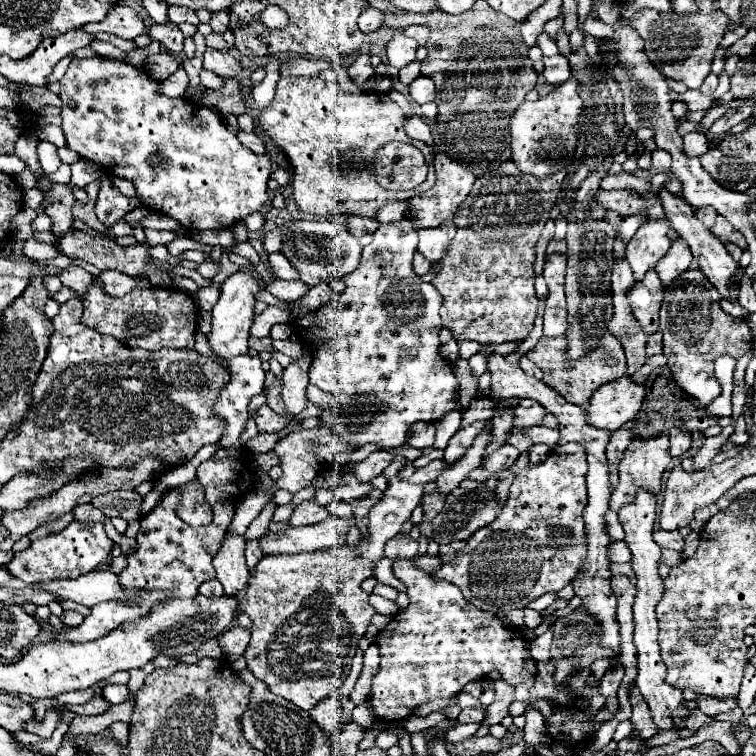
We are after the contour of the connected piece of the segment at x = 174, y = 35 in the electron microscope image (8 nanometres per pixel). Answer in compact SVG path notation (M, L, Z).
M167 22L163 26L153 24L146 32L151 38L157 38L161 44L165 44L165 48L171 52L179 53L183 50L185 36L173 22Z

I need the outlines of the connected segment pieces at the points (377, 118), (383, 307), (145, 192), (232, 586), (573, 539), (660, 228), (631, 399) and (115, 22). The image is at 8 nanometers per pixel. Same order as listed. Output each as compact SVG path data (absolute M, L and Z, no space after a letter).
M281 76L277 82L275 98L259 114L261 126L275 138L293 168L293 198L301 212L307 212L315 218L337 216L337 214L359 214L373 218L377 208L391 198L389 190L381 188L375 182L373 174L373 156L375 150L391 140L413 144L423 150L423 154L433 160L431 150L425 142L413 140L405 132L405 114L401 108L387 96L379 92L361 92L349 94L343 92L337 84L325 82L319 76Z
M411 220L381 224L371 243L363 248L357 270L345 276L345 290L335 294L333 300L319 310L293 320L293 332L299 342L307 348L313 346L309 380L323 392L335 396L339 404L337 410L321 408L319 426L335 432L353 448L365 444L379 446L381 450L399 448L405 444L405 434L415 422L437 422L449 410L459 408L455 402L459 382L449 362L439 356L441 296L433 284L423 282L421 276L413 272L412 260L417 245L418 235Z
M93 56L93 58L73 58L65 76L61 78L61 100L63 100L63 106L61 106L61 128L65 132L65 138L67 138L67 148L75 150L81 158L85 160L91 160L95 162L99 168L103 170L109 170L111 176L117 176L117 178L125 178L129 182L133 182L135 190L137 190L137 198L143 206L159 212L159 214L167 214L171 218L175 218L177 222L181 222L181 226L185 230L223 230L223 228L231 228L233 224L237 224L239 220L243 220L245 216L249 216L251 212L259 210L265 200L269 198L267 196L267 180L269 180L269 174L273 170L271 166L271 160L267 154L263 156L257 156L253 154L251 150L247 150L243 144L239 144L237 136L231 134L227 128L225 128L225 122L221 120L221 116L207 116L207 122L195 122L197 118L197 110L199 110L199 104L193 104L191 100L179 96L179 98L169 98L165 94L161 94L161 82L151 78L147 74L147 70L143 68L135 68L135 66L129 66L121 60L109 60L109 58L103 58L103 56Z
M227 532L219 552L213 558L217 580L223 584L225 594L235 594L247 586L249 570L245 564L245 536Z
M579 444L555 446L547 460L541 464L527 464L514 478L509 488L509 498L495 522L477 530L467 542L465 548L455 552L451 562L441 564L431 576L447 580L463 592L463 596L477 606L479 610L505 614L515 608L527 608L535 598L557 592L567 586L583 568L583 558L587 554L587 534L583 512L587 506L587 486L585 486L587 462L585 450Z
M645 220L637 234L629 240L625 256L633 268L635 280L641 280L647 270L655 268L655 262L667 252L671 240L667 236L667 220Z
M629 376L607 382L593 392L587 408L587 422L601 430L617 430L637 416L643 398L645 386L635 384Z
M119 4L117 8L111 10L111 14L107 14L107 18L103 22L87 24L87 26L83 26L83 30L89 32L89 34L109 32L109 34L115 34L119 38L133 40L139 34L145 34L145 24L143 24L143 20L137 16L137 12L133 8Z

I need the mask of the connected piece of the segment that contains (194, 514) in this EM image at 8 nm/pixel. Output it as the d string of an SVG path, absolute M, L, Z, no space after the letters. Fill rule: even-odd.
M197 480L181 486L183 492L183 502L179 506L179 516L191 524L191 526L201 526L201 524L211 524L211 508L205 504L205 496Z

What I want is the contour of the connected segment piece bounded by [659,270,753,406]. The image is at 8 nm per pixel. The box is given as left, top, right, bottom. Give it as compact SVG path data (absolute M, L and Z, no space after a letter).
M685 270L677 280L673 280L673 284L665 286L661 318L659 318L659 330L663 334L663 354L667 358L667 366L673 372L675 382L689 396L697 398L701 406L709 406L721 394L721 386L713 374L713 358L719 354L731 354L739 358L751 350L751 342L753 342L753 332L747 320L739 320L725 314L719 306L719 300L721 300L719 296L721 294L711 286L711 282L707 282L707 276L701 270Z

